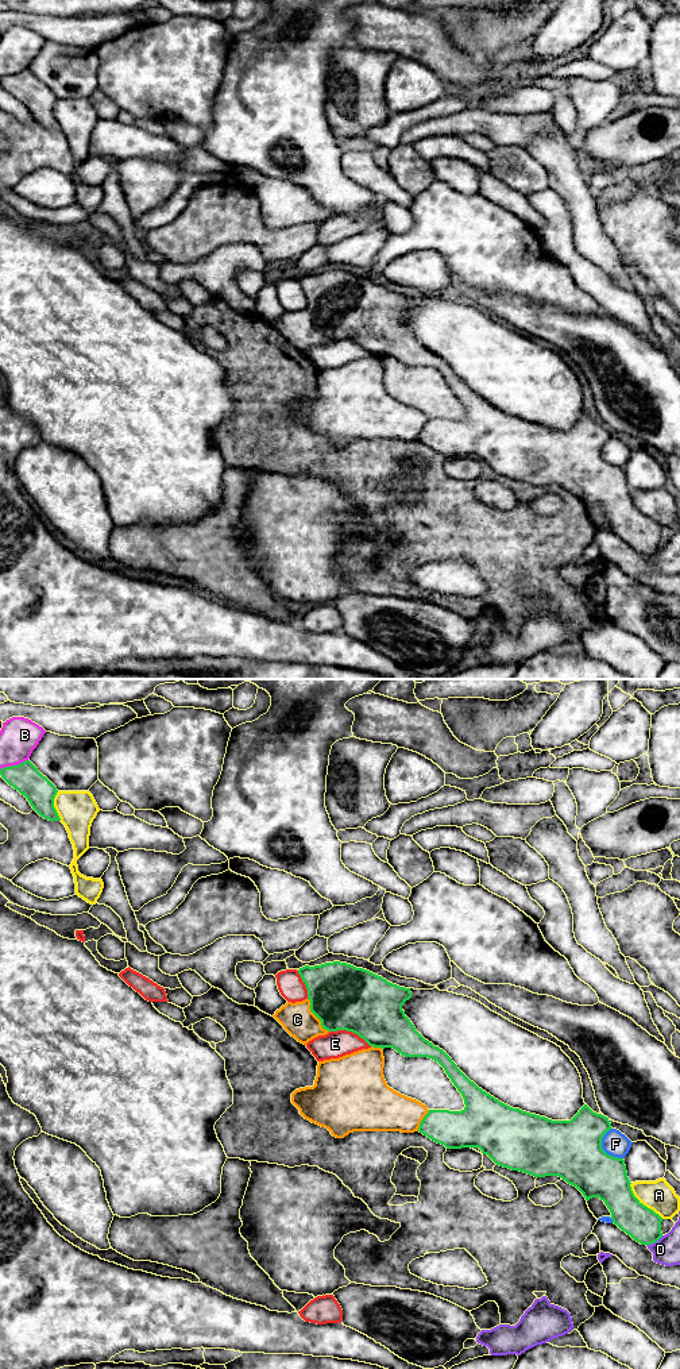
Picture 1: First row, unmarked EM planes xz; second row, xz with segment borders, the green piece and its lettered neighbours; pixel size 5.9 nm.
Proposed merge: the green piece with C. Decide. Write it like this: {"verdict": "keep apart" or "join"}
{"verdict": "join"}

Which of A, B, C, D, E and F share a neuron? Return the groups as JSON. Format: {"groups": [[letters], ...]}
{"groups": [["A"], ["B"], ["C"], ["D"], ["E"], ["F"]]}

